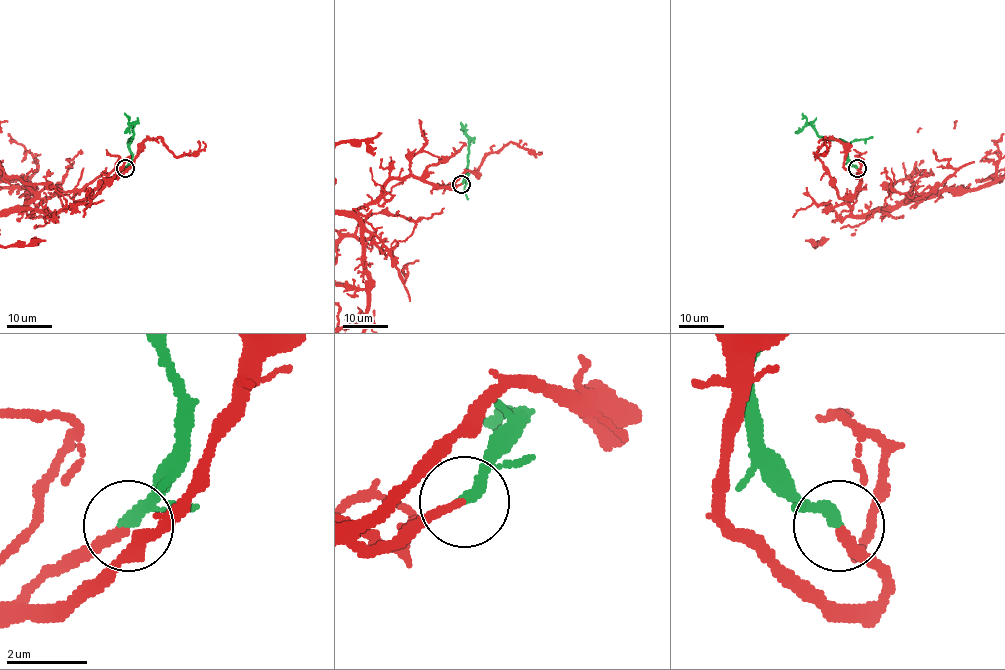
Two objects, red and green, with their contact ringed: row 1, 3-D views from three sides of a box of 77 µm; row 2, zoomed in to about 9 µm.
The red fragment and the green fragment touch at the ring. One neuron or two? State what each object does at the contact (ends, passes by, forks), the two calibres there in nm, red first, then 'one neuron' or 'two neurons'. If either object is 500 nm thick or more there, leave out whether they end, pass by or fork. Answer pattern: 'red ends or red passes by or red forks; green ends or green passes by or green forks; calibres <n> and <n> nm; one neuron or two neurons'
red ends; green ends; calibres 190 and 320 nm; one neuron

